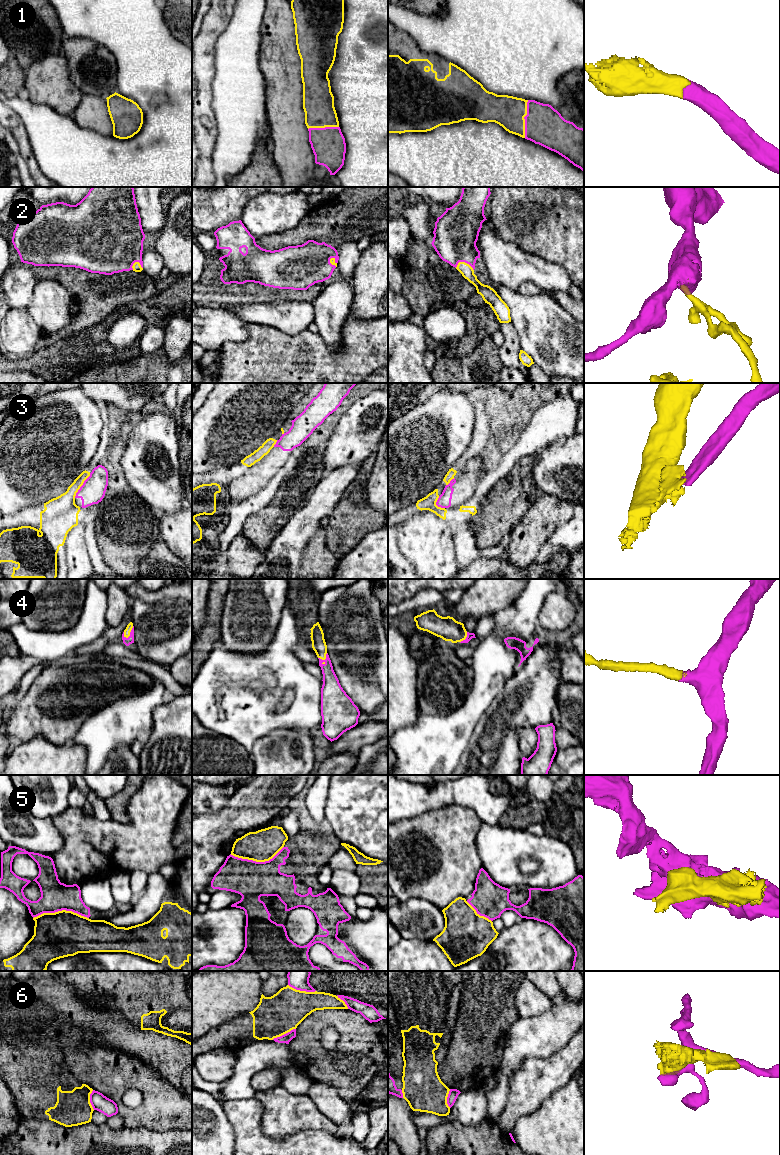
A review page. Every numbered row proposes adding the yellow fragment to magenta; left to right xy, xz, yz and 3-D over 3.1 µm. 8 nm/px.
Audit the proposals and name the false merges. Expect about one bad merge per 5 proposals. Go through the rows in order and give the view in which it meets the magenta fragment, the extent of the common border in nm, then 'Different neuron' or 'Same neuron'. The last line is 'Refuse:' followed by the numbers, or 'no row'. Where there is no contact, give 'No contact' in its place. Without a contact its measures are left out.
1: Touches magenta in yz. Shared border 300 nm. Same neuron
2: Touches magenta in yz. Shared border 150 nm. Same neuron
3: Touches magenta in xy. Shared border 240 nm. Different neuron
4: Touches magenta in xz. Shared border 100 nm. Same neuron
5: Touches magenta in xy. Shared border 440 nm. Different neuron
6: Touches magenta in xz. Shared border 240 nm. Different neuron
Refuse: 3, 5, 6

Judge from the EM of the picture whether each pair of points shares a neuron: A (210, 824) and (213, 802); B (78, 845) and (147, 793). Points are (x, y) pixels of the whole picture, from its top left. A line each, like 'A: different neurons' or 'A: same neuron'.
A: different neurons
B: same neuron

